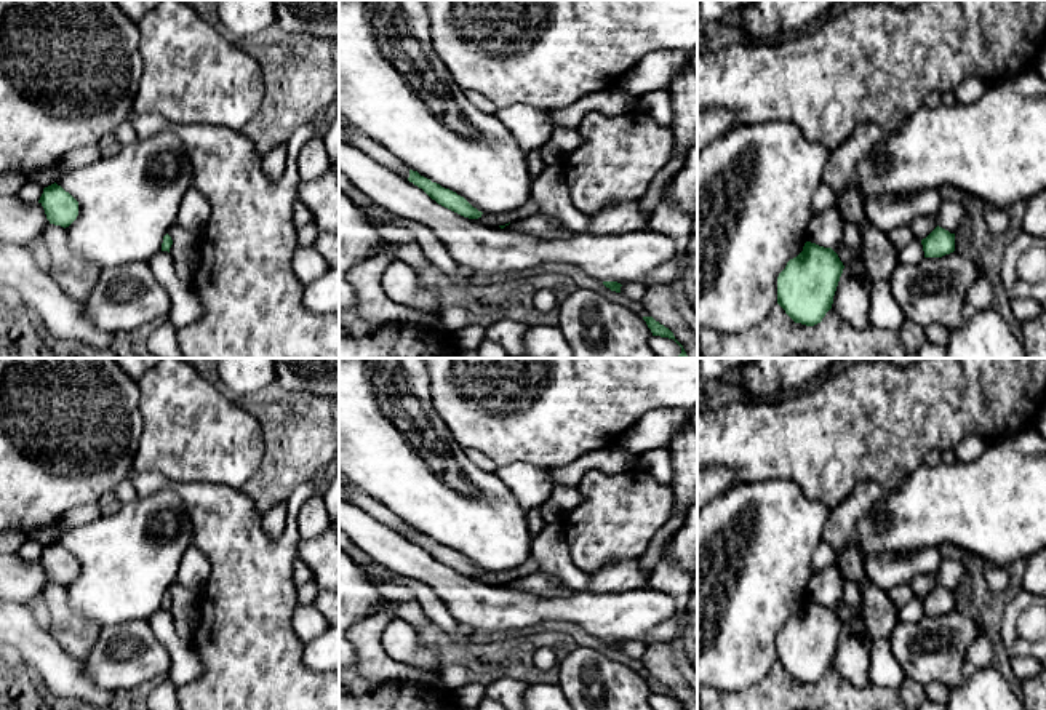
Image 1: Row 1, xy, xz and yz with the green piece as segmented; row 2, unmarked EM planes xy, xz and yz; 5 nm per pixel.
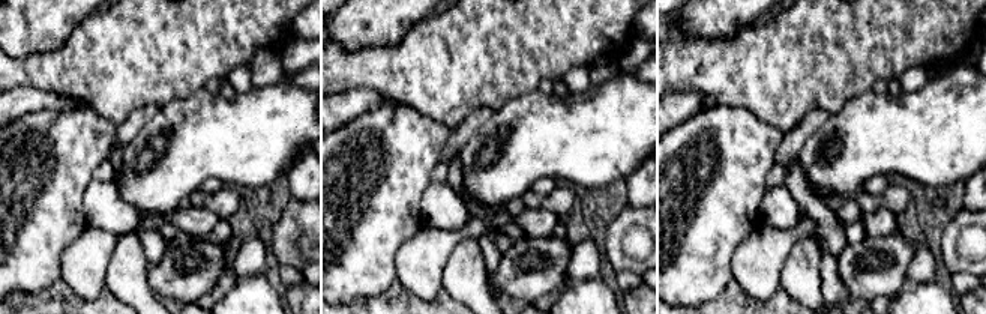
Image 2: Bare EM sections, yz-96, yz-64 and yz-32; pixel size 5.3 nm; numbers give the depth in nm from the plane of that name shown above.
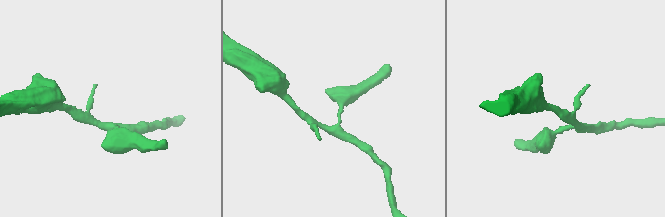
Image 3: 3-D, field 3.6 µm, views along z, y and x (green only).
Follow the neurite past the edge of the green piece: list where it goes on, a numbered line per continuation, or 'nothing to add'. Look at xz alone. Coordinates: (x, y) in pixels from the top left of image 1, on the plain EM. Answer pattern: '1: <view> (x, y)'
nothing to add

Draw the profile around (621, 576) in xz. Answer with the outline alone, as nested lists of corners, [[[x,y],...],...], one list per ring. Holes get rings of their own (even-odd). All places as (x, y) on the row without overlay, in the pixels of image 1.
[[[640,560],[611,563],[600,571],[590,572],[589,592],[592,593],[624,593],[648,585],[648,576]]]

